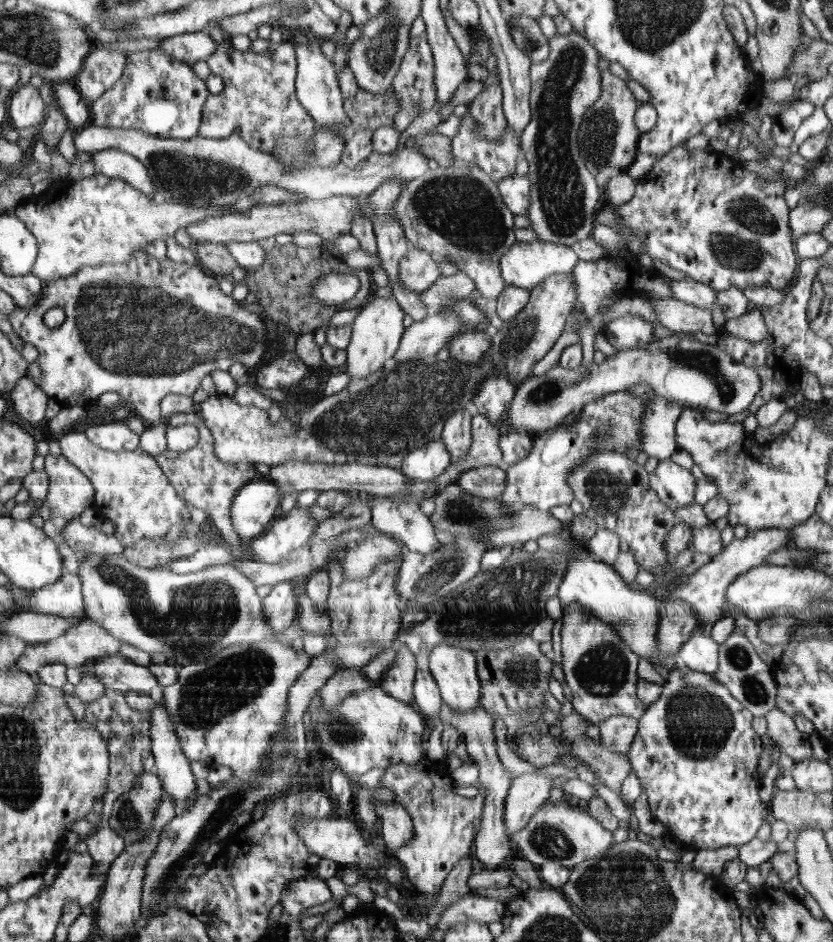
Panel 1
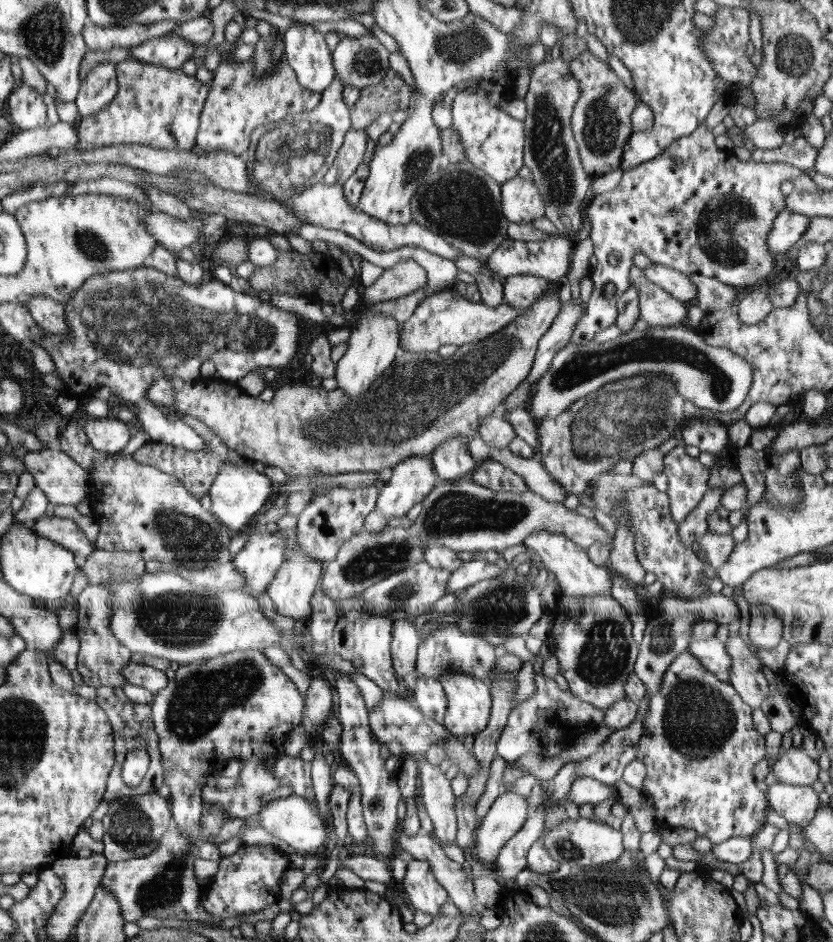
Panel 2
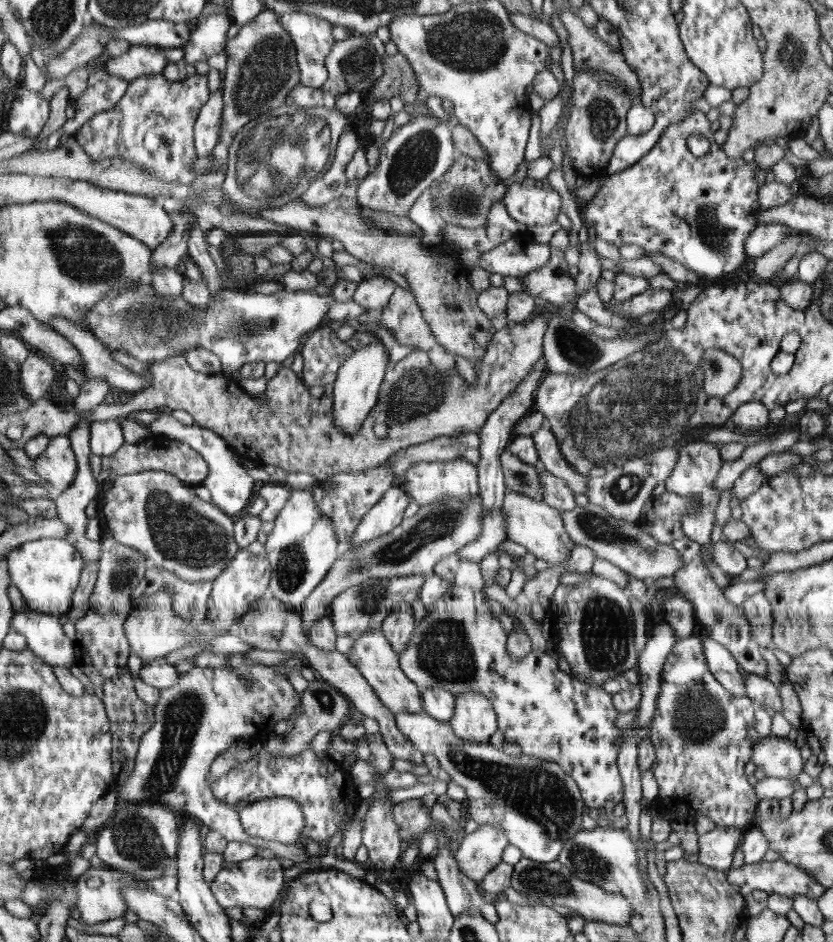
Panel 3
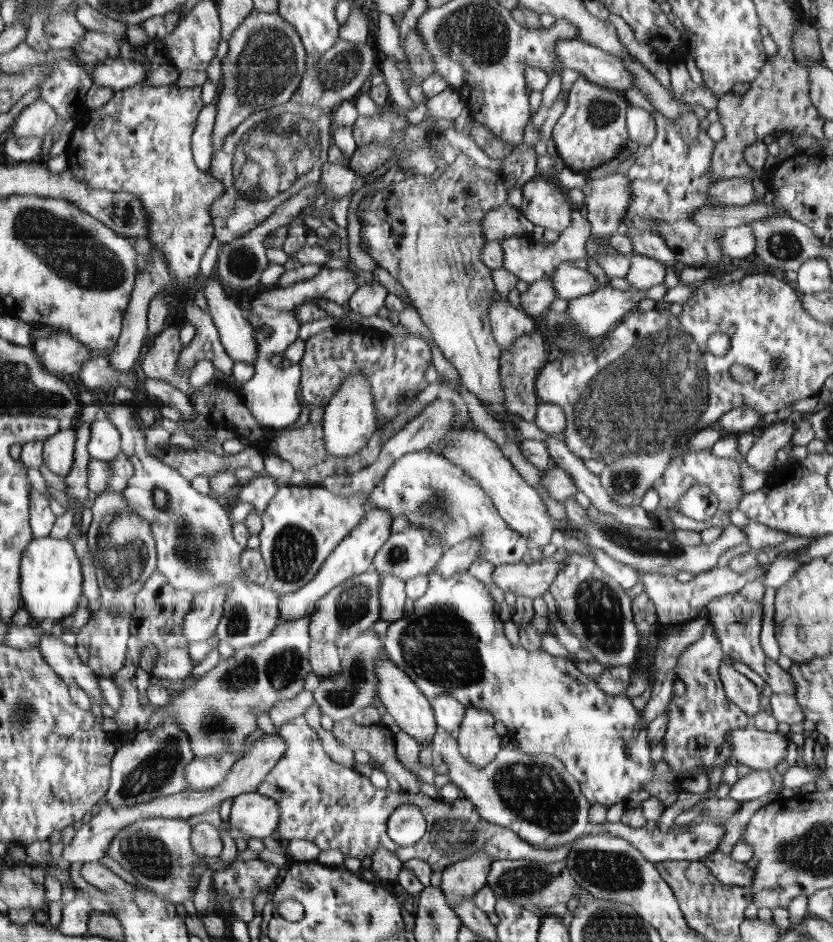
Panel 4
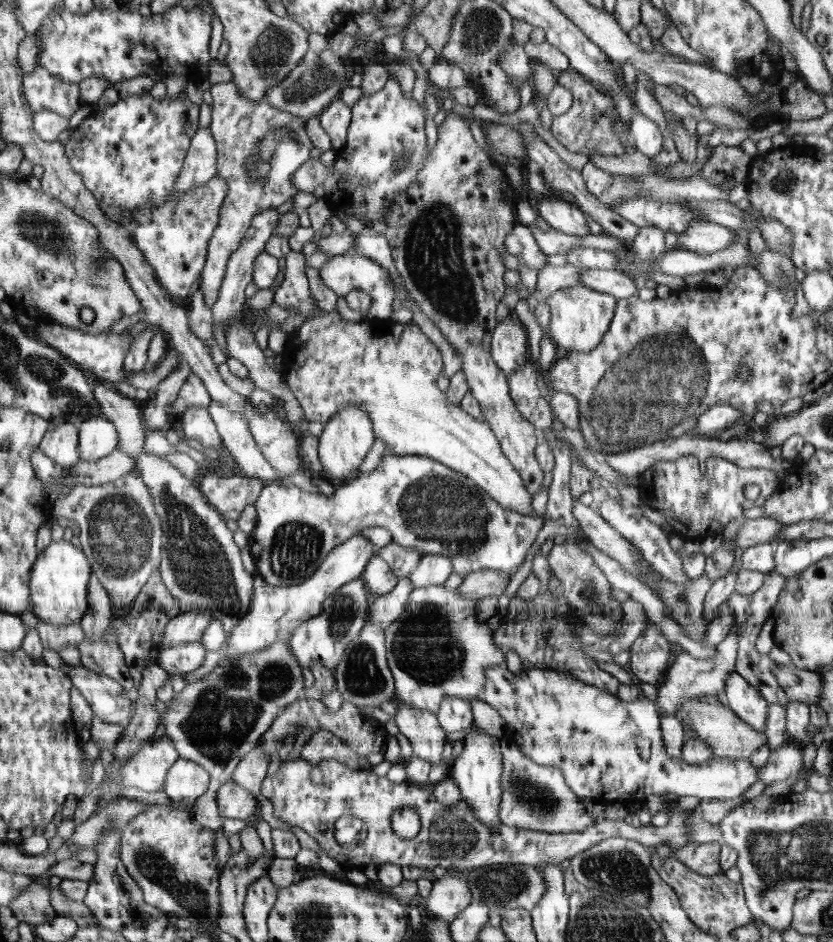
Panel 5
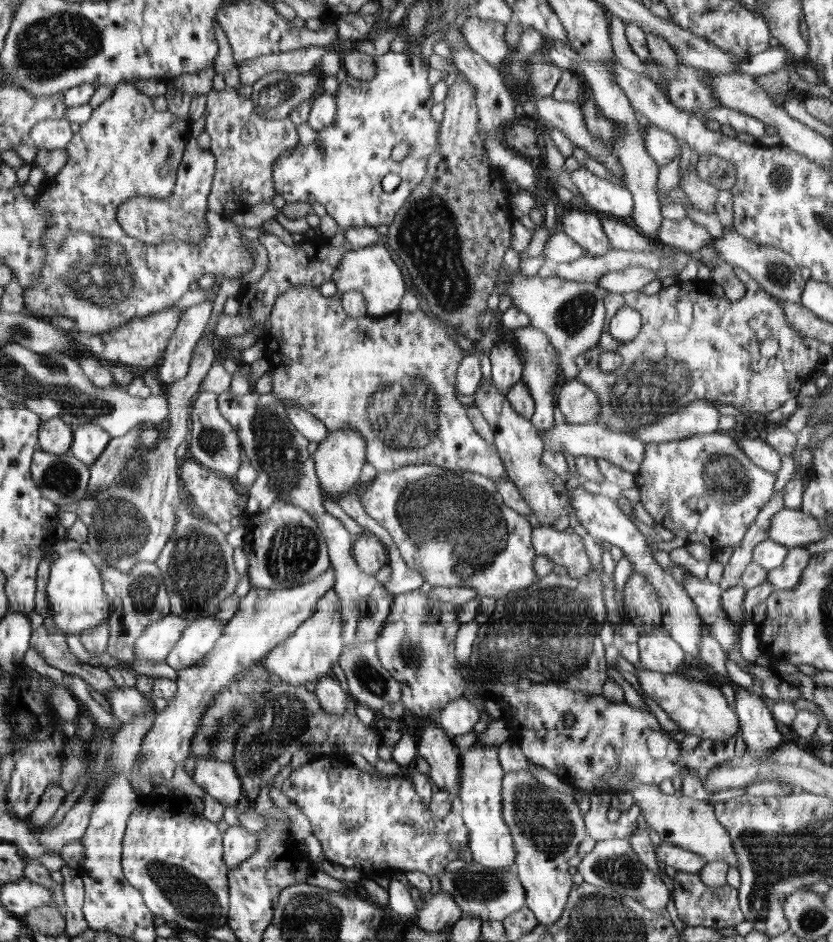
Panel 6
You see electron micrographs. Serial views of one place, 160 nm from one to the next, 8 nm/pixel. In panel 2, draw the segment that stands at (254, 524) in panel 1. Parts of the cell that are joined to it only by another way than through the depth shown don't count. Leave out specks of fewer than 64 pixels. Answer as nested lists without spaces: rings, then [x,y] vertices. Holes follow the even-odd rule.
[[[224,463],[217,472],[209,490],[211,512],[214,513],[228,528],[236,534],[248,530],[248,524],[256,521],[258,512],[264,504],[271,503],[277,494],[275,484],[256,468],[241,467],[234,463]]]

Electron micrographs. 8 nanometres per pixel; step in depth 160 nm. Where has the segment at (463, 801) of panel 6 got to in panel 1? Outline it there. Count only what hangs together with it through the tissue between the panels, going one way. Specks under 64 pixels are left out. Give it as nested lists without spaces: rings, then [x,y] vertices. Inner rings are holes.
[[[438,644],[429,656],[429,668],[434,680],[440,686],[442,700],[455,712],[472,712],[480,706],[480,679],[474,650],[463,646]]]

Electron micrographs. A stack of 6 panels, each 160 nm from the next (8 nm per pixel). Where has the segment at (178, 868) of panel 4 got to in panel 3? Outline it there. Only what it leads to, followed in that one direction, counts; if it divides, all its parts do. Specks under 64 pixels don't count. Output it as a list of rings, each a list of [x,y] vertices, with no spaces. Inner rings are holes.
[[[128,803],[117,806],[106,824],[97,831],[97,855],[125,873],[144,878],[164,876],[176,868],[180,826],[172,812],[156,803]]]

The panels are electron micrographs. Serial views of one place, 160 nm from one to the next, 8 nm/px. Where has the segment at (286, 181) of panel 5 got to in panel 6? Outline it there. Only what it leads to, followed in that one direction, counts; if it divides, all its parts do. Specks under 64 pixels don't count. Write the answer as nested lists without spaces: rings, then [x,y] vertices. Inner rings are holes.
[[[212,88],[206,94],[206,124],[205,130],[210,135],[211,145],[209,150],[213,153],[217,163],[214,171],[213,186],[208,198],[208,210],[219,213],[230,222],[236,222],[244,213],[249,212],[249,208],[258,202],[270,203],[272,197],[277,195],[274,190],[272,180],[273,162],[284,151],[293,151],[299,143],[297,125],[289,117],[283,119],[270,119],[258,114],[254,103],[240,98],[237,90],[225,88],[222,91]],[[216,280],[212,288],[214,288],[214,293],[208,293],[206,301],[183,312],[176,331],[168,341],[164,357],[156,367],[158,369],[157,379],[164,386],[182,380],[189,372],[194,350],[212,314],[213,303],[218,294],[216,288],[220,288],[220,283]]]

